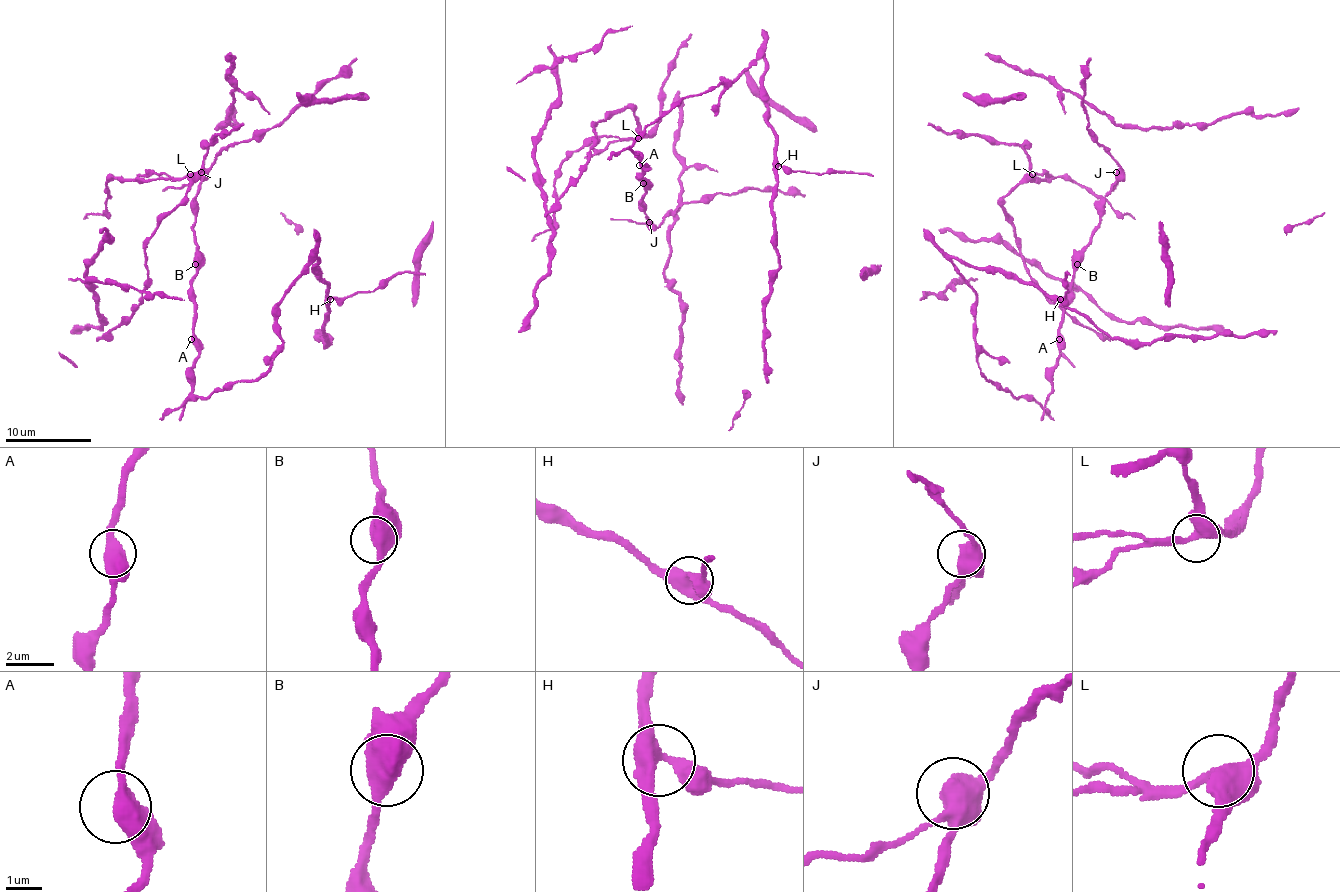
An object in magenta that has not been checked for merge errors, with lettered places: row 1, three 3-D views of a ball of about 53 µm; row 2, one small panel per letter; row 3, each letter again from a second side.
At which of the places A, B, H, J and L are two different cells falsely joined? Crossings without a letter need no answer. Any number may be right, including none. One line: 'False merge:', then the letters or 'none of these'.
False merge: none of these

